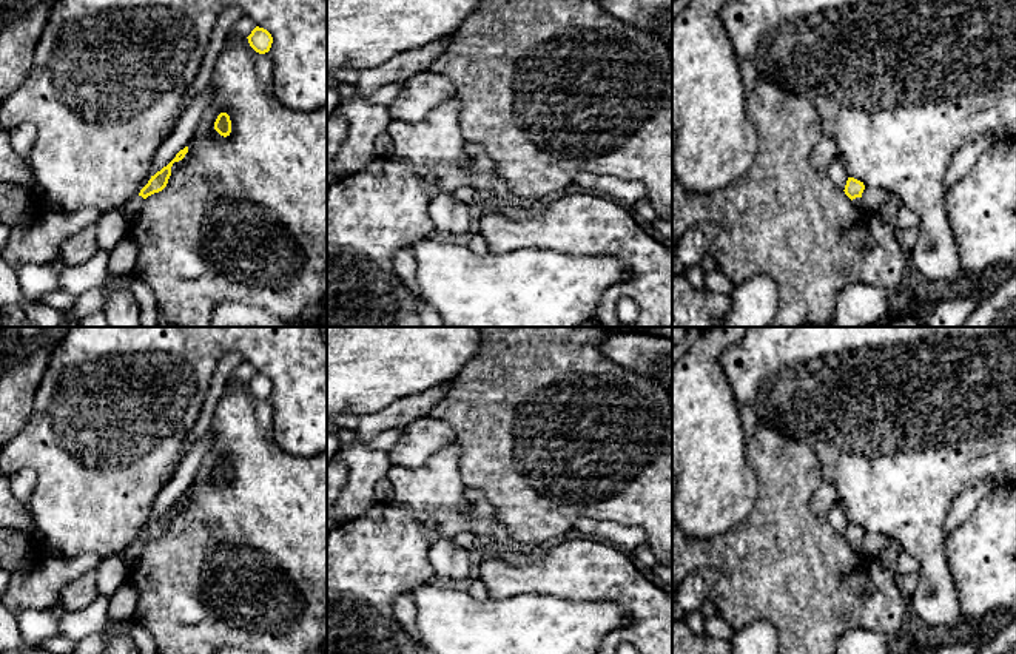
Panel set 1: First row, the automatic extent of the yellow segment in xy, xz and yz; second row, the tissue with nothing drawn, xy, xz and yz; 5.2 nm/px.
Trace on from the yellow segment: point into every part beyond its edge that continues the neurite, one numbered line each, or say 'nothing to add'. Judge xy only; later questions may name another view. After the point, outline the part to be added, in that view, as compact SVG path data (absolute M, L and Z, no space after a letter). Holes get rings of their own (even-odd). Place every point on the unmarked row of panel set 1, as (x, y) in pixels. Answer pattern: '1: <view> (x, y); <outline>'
1: xy (133, 554); M137 541L130 551L128 551L128 560L130 560L130 568L131 565L139 558L142 554L145 544L142 541Z

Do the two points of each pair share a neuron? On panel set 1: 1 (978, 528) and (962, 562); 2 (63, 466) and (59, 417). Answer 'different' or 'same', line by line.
1: same
2: same

